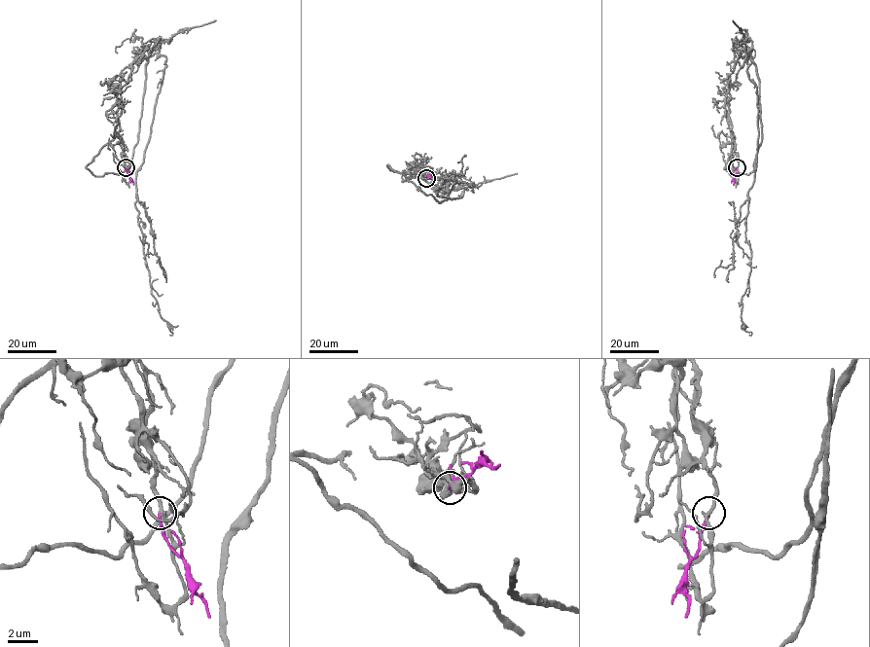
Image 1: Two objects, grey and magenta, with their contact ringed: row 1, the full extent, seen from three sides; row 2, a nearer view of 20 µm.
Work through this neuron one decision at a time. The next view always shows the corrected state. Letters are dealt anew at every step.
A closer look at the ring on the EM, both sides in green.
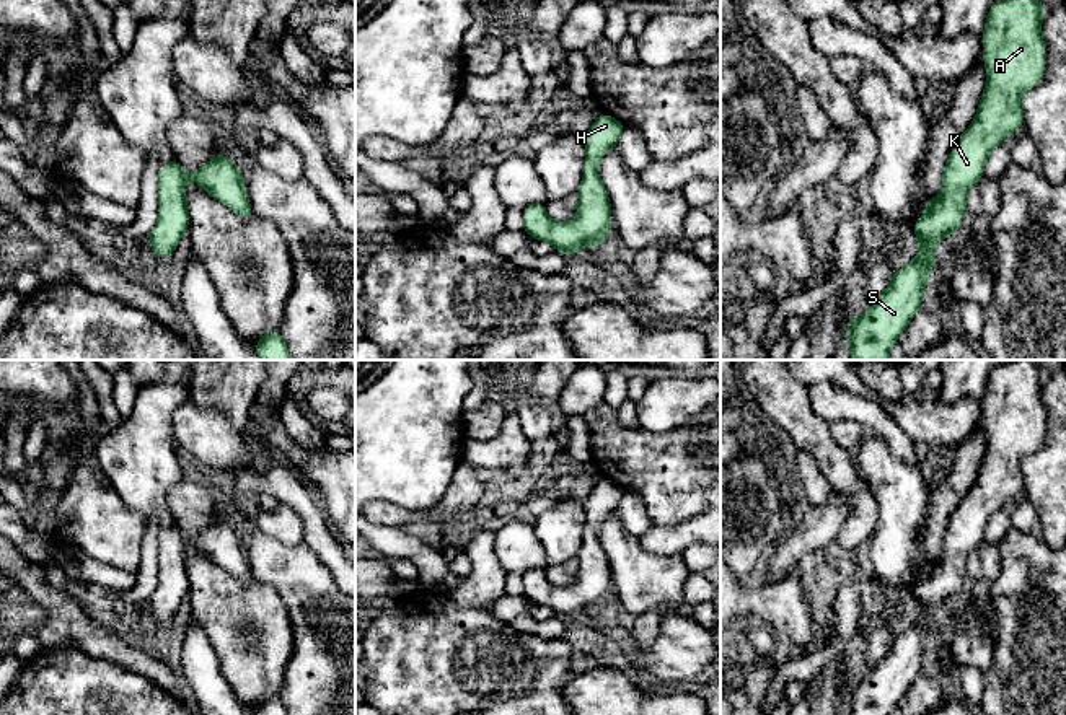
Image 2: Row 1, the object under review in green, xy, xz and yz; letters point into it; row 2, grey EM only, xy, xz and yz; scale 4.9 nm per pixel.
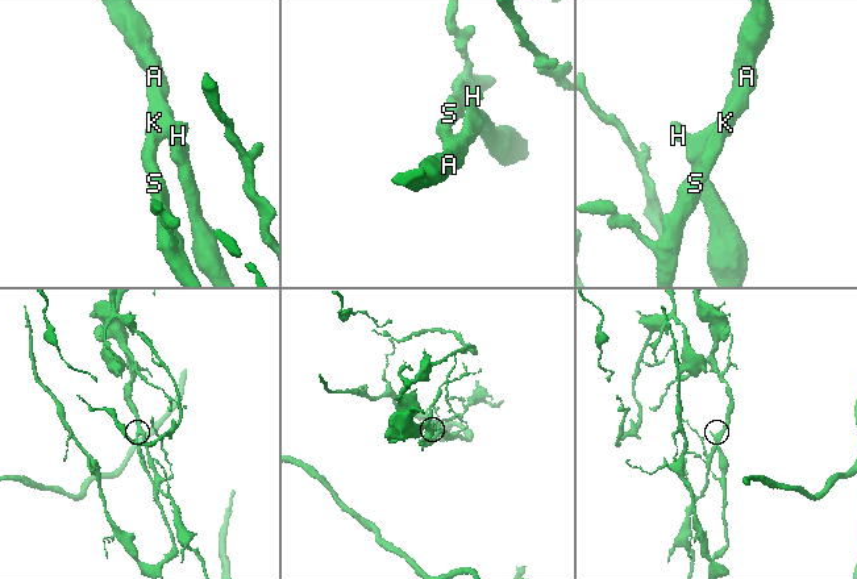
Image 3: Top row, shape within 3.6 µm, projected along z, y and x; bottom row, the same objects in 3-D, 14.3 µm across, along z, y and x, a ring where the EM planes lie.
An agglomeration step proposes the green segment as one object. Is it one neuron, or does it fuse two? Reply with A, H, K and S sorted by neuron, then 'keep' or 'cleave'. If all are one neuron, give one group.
A H K S; keep

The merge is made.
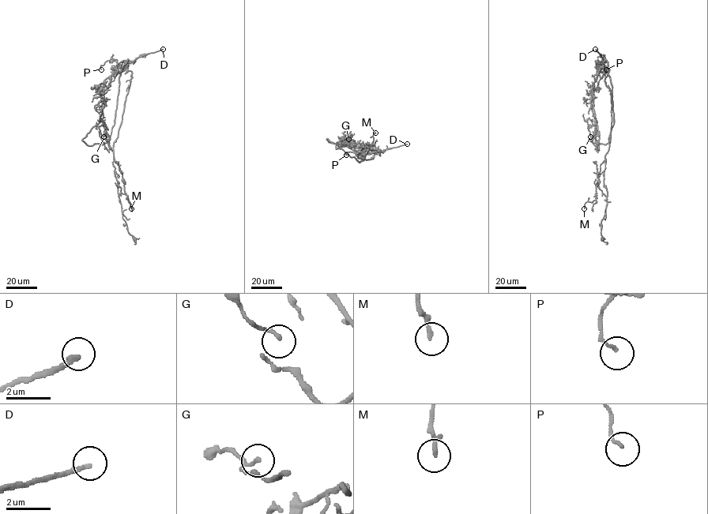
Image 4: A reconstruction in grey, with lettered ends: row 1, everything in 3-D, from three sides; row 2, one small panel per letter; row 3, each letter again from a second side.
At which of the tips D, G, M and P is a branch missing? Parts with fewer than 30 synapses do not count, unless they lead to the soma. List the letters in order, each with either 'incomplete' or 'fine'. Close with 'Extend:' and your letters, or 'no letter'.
D: incomplete
G: fine
M: fine
P: fine
Extend: D

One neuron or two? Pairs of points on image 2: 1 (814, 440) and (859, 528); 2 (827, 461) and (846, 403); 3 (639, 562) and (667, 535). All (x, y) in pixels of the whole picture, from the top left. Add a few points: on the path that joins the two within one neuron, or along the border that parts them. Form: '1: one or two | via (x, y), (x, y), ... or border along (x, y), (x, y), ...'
1: one | via (833, 461), (859, 492), (859, 507)
2: two | border along (807, 391), (810, 407), (828, 424)
3: two | border along (638, 539), (646, 551), (680, 554)

